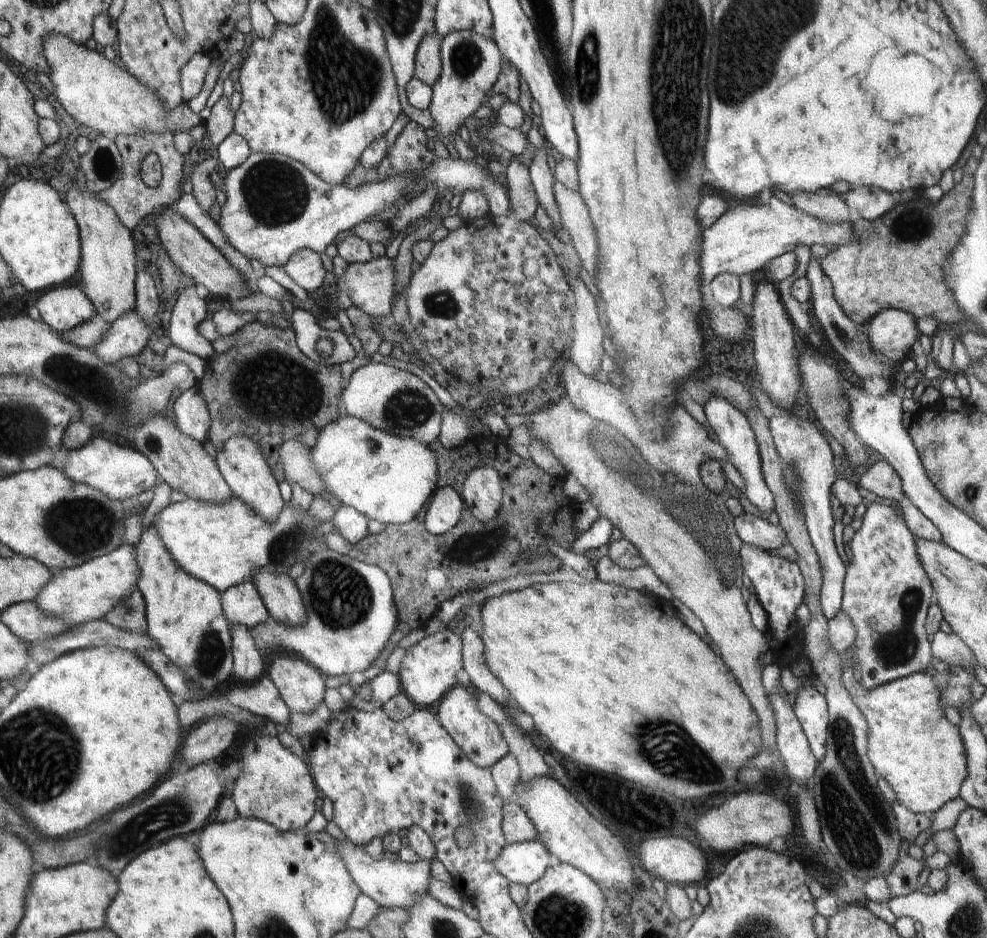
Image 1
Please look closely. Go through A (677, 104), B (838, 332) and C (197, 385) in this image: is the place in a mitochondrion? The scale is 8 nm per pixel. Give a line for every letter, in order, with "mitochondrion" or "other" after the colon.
A: mitochondrion
B: mitochondrion
C: other

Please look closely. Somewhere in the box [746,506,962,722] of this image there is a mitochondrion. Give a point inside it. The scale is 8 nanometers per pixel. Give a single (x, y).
(897, 645)

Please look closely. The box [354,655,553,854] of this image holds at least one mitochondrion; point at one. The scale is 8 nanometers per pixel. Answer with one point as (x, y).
(473, 807)

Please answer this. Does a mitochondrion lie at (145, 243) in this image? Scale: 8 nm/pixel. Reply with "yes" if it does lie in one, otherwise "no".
no

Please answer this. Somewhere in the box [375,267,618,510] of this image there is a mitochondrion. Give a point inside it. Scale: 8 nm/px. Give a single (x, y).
(406, 409)

